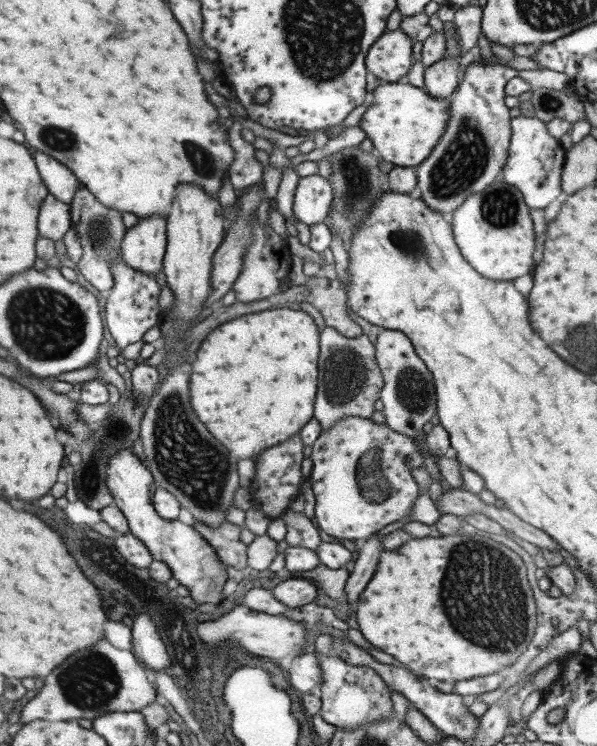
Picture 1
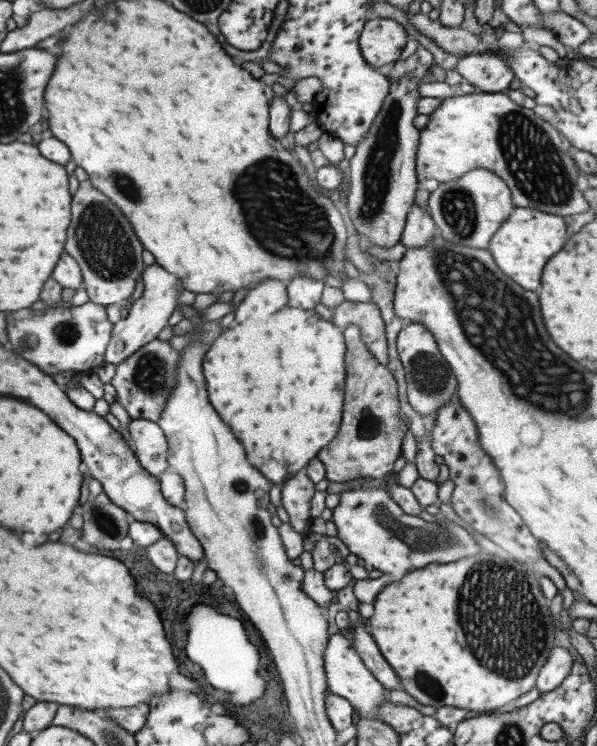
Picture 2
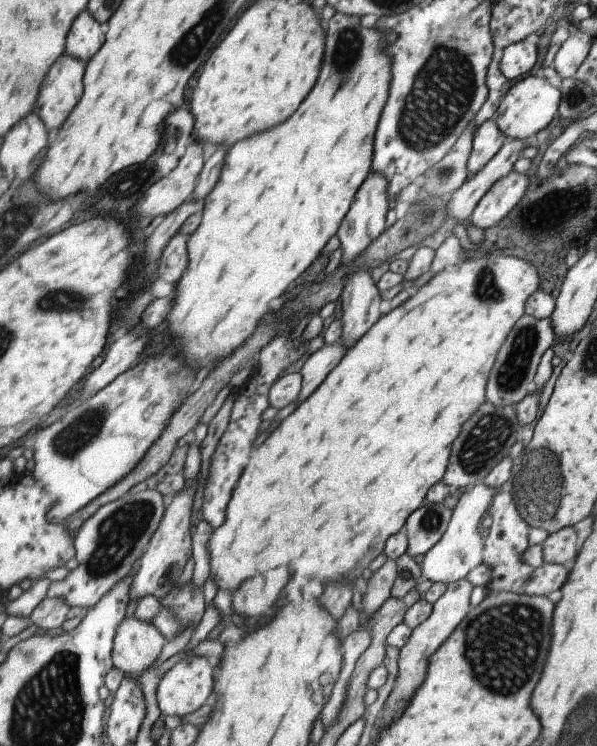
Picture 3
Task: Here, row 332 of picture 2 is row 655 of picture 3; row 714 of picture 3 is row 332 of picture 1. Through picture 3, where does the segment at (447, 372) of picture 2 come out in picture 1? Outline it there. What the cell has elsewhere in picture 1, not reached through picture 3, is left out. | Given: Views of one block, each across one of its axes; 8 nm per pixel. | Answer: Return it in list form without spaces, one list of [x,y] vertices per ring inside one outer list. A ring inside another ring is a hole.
[[[383,329],[376,336],[374,342],[374,357],[382,376],[382,388],[379,392],[384,424],[395,432],[405,434],[418,448],[423,458],[423,467],[427,470],[429,478],[439,481],[443,492],[451,487],[438,470],[434,458],[422,449],[422,444],[415,441],[416,436],[422,432],[423,424],[429,422],[436,414],[435,387],[433,386],[432,374],[427,370],[423,361],[415,354],[413,345],[409,339],[398,330]]]

